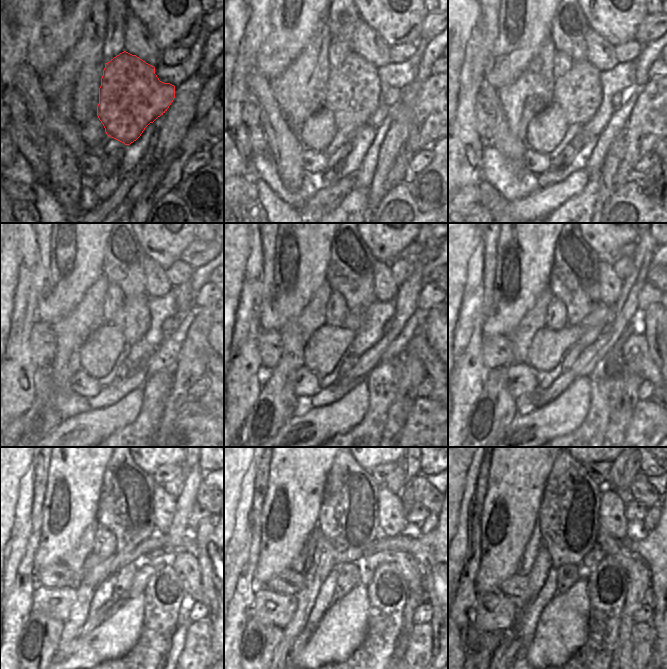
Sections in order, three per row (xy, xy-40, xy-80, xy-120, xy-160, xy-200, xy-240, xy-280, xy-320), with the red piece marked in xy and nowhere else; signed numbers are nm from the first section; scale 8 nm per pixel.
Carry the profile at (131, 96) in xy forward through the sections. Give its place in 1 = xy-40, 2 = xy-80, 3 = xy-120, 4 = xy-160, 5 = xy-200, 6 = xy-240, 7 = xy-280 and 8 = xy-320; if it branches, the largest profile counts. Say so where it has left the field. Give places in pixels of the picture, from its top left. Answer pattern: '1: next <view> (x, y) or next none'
1: next xy-40 (352, 95)
2: next xy-80 (578, 92)
3: next xy-120 (133, 318)
4: next xy-160 (354, 320)
5: next xy-200 (606, 330)
6: next xy-240 (158, 553)
7: next xy-280 (368, 562)
8: next xy-320 (594, 557)

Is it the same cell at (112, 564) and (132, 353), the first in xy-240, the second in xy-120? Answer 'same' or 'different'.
different

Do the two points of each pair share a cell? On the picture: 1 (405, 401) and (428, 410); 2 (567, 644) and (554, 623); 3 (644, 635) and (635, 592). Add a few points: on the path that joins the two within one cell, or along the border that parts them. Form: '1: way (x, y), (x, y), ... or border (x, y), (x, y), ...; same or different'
1: border (416, 398), (403, 426); different
2: way (562, 639), (559, 628); same
3: border (635, 623), (633, 626), (632, 646); different

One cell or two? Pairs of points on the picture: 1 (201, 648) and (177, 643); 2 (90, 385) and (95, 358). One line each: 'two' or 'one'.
1: two
2: two

